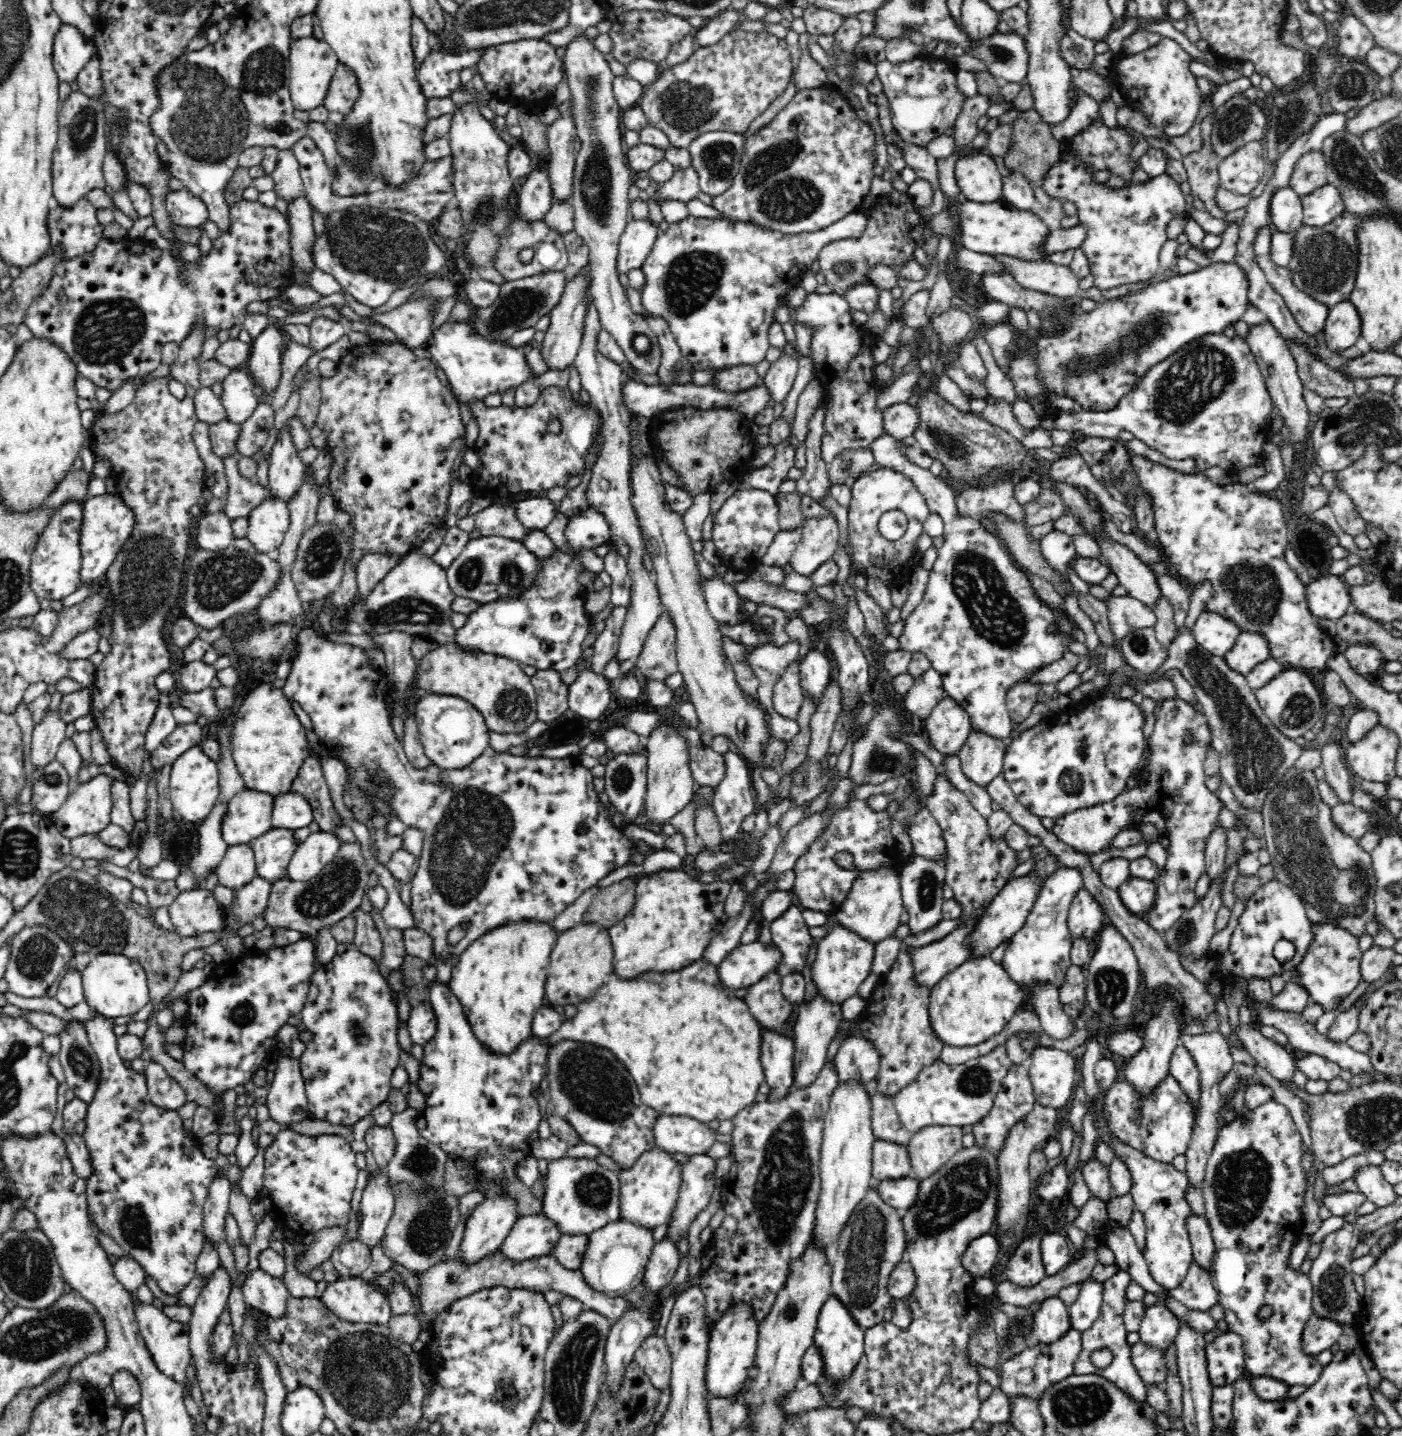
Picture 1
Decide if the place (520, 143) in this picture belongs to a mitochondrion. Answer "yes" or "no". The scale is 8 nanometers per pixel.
no

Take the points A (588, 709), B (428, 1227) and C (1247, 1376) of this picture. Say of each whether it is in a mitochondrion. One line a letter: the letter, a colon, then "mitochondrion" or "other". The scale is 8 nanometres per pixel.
A: other
B: mitochondrion
C: other

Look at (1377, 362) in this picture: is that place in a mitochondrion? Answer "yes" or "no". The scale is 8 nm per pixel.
no

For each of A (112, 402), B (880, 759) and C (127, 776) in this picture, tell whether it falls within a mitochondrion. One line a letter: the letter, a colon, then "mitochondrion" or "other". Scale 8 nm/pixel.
A: other
B: mitochondrion
C: other

